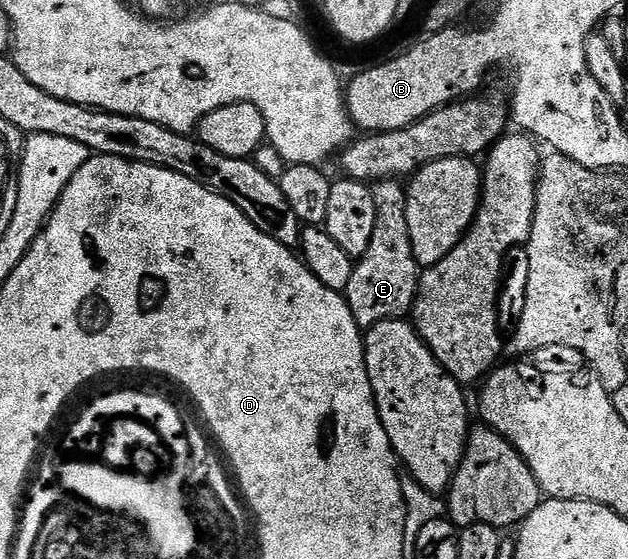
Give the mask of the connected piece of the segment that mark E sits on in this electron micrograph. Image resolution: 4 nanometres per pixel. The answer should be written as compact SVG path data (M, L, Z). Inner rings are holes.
M399 180L375 182L371 186L374 199L374 235L370 247L356 261L354 275L350 275L350 287L343 298L348 302L361 330L367 331L374 323L404 319L412 312L416 293L420 290L422 266L414 259L414 247L410 243L410 226L406 223L408 190Z

